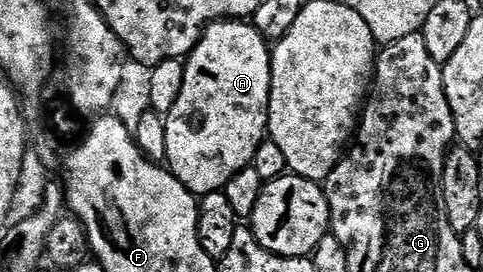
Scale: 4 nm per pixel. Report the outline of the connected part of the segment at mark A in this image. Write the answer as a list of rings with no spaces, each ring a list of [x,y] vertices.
[[[219,20],[213,22],[202,33],[202,39],[196,44],[196,48],[185,59],[186,71],[184,72],[184,88],[180,88],[180,97],[176,99],[176,104],[172,104],[169,114],[165,115],[166,131],[168,132],[168,152],[166,153],[165,165],[171,174],[189,188],[191,194],[201,196],[211,194],[217,190],[225,191],[226,185],[240,171],[253,163],[256,156],[256,148],[264,141],[268,134],[270,125],[270,55],[271,47],[268,40],[262,35],[257,25],[251,24],[246,20]]]

